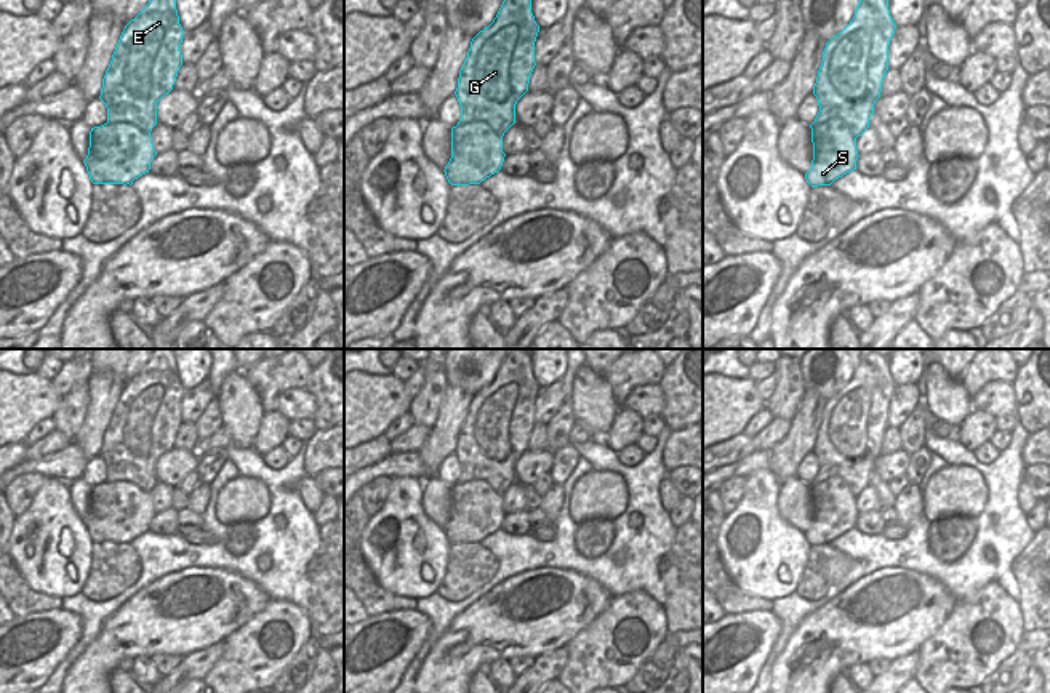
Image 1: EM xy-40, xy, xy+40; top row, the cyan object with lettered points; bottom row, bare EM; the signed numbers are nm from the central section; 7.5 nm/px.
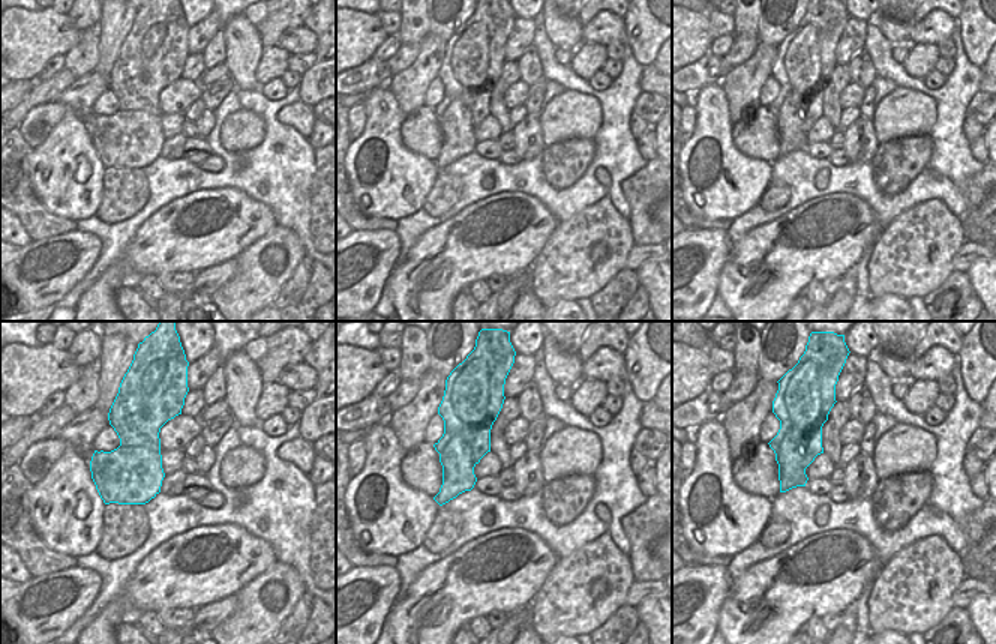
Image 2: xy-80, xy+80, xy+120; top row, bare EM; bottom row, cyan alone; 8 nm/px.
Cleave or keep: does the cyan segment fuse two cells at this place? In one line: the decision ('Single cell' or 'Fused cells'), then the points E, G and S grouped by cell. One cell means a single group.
Fused cells. Groups: E G / S

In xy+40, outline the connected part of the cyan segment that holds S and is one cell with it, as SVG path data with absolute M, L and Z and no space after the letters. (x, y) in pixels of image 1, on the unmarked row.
M834 475L812 487L813 519L805 538L812 546L831 544L836 538L856 528L856 495L850 485Z

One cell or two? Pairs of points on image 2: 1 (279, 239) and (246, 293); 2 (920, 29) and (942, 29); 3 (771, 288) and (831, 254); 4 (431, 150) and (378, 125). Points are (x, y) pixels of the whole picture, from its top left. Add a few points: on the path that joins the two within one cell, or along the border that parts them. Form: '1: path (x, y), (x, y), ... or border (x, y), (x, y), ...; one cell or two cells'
1: path (264, 246), (258, 252), (258, 278); one cell
2: path (926, 30), (936, 29); one cell
3: path (786, 273), (806, 254), (816, 254); one cell
4: border (401, 137), (401, 141), (410, 150), (429, 159); two cells

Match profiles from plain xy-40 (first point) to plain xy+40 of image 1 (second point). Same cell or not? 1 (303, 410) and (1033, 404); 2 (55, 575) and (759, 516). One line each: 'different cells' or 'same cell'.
1: different cells
2: same cell

